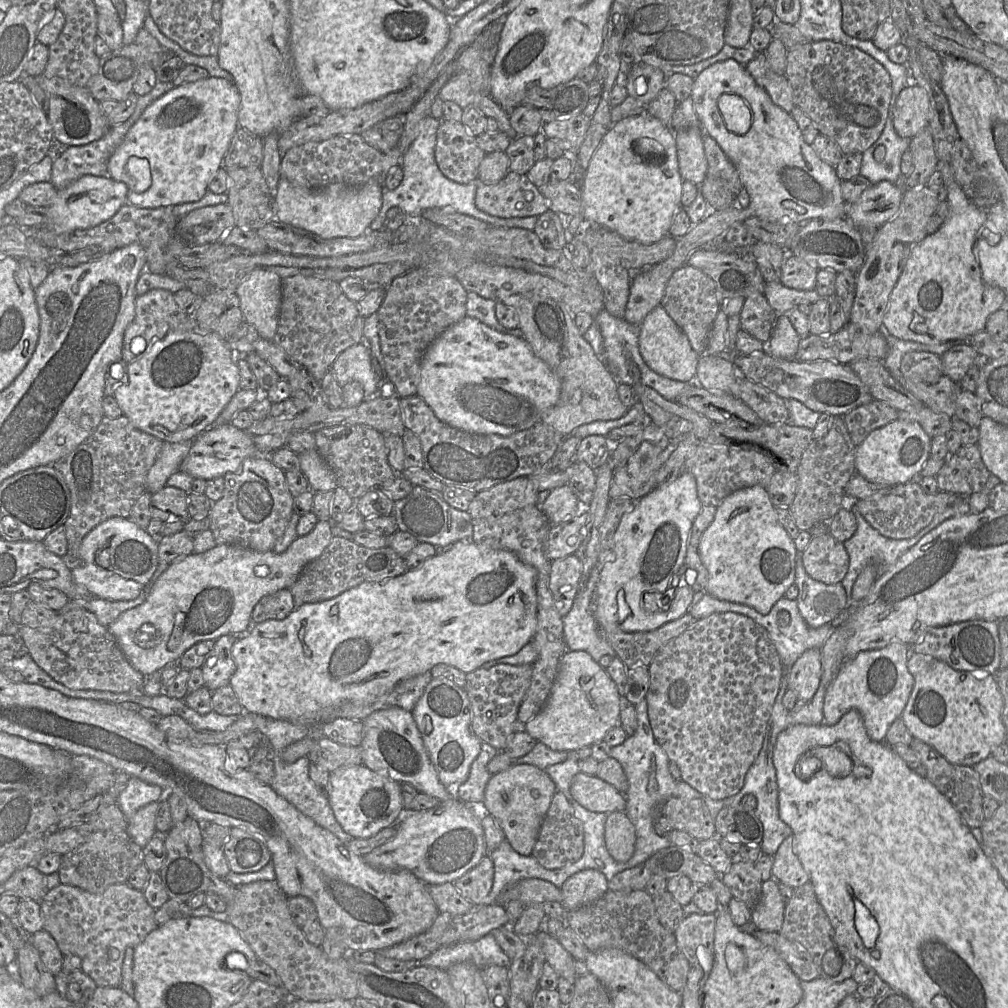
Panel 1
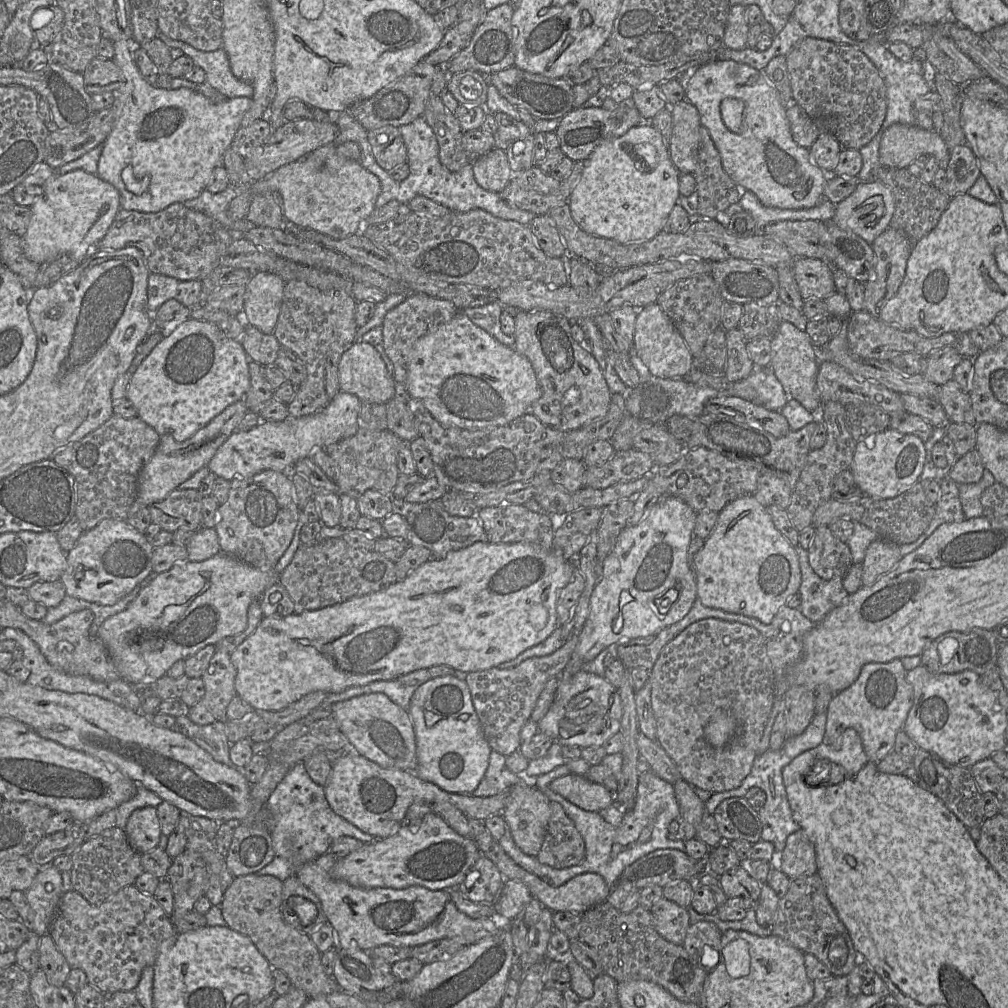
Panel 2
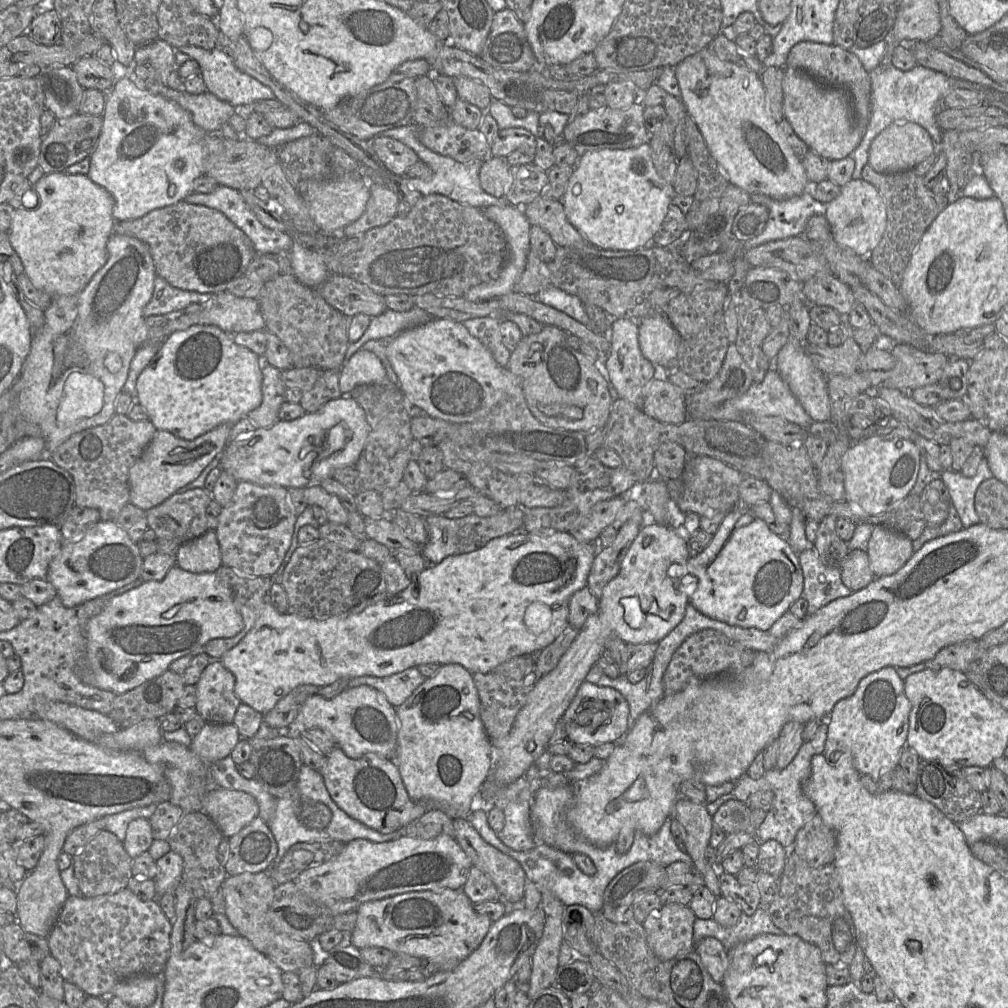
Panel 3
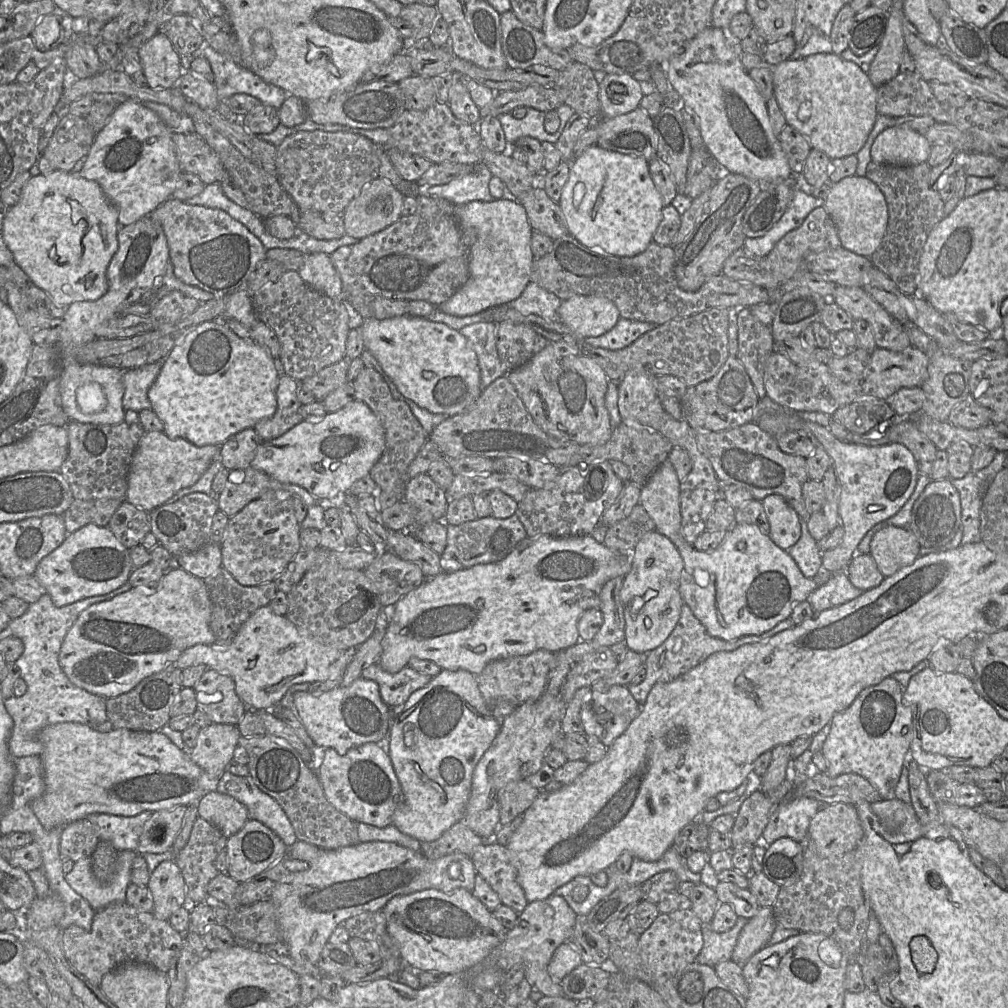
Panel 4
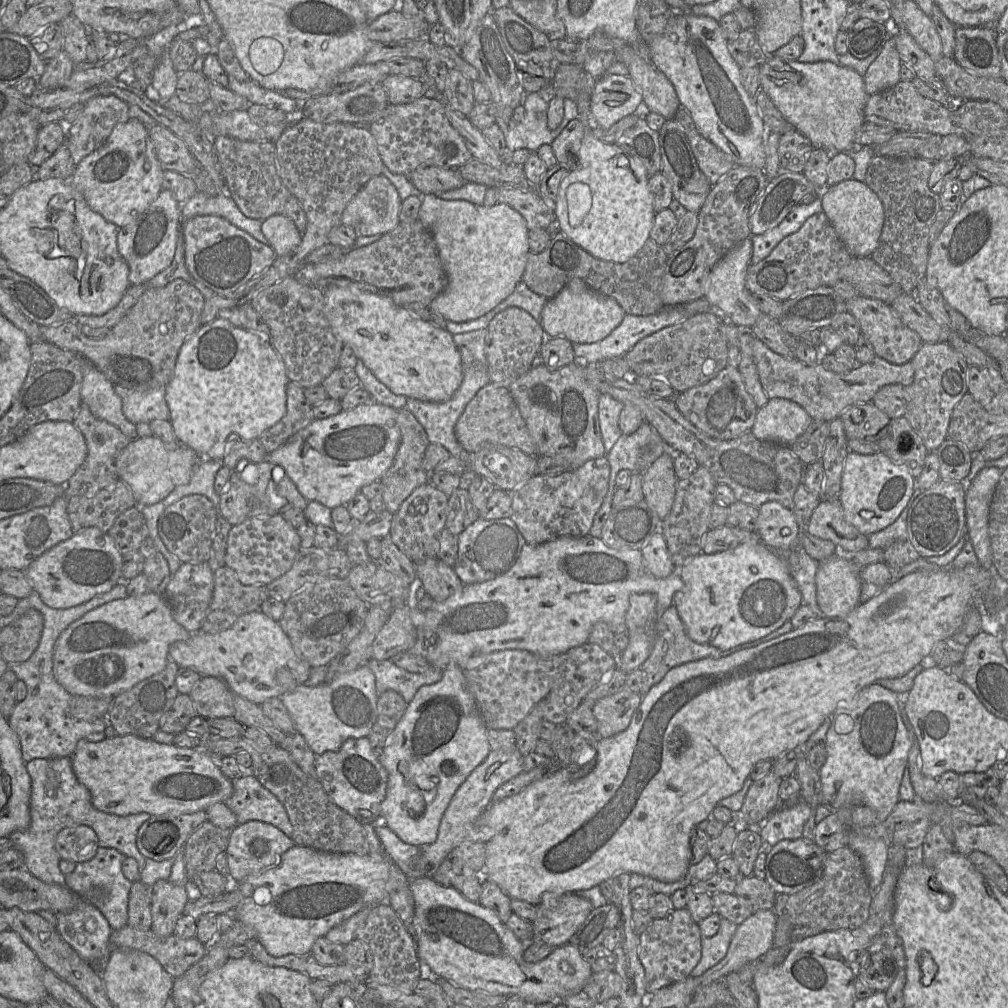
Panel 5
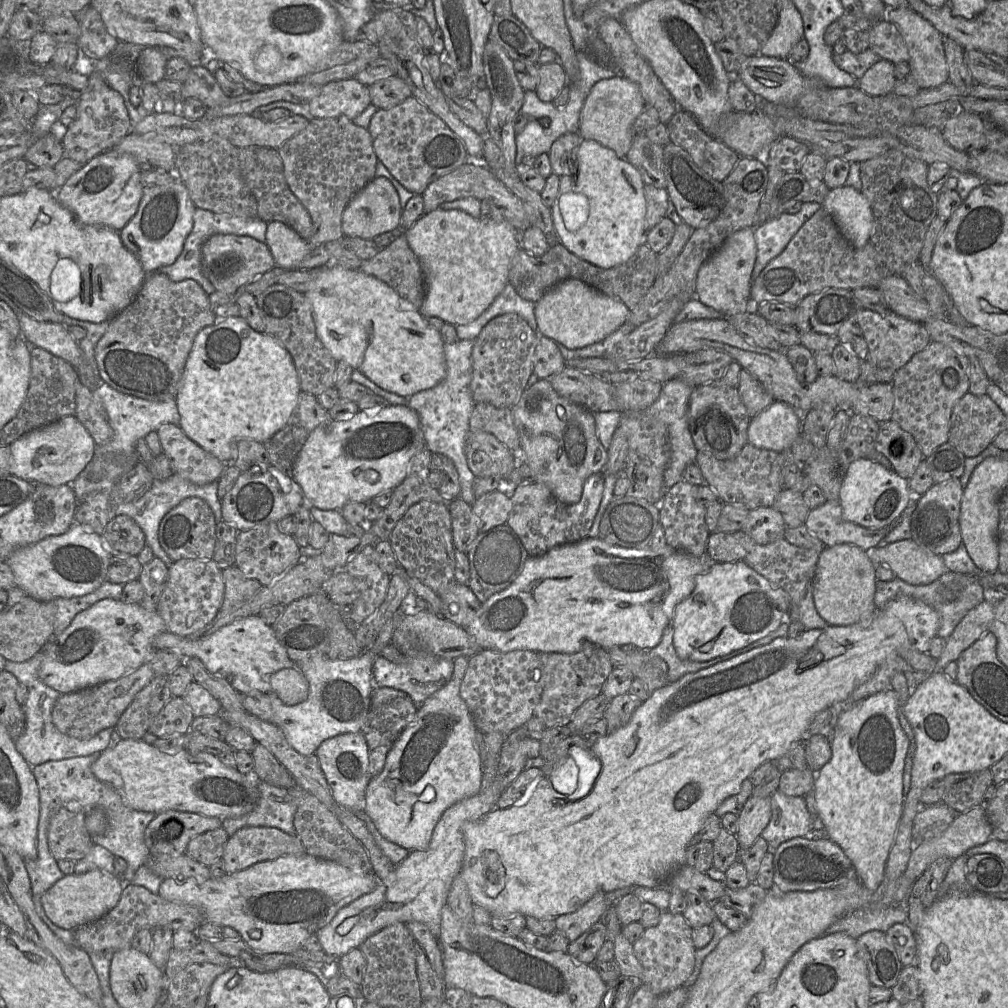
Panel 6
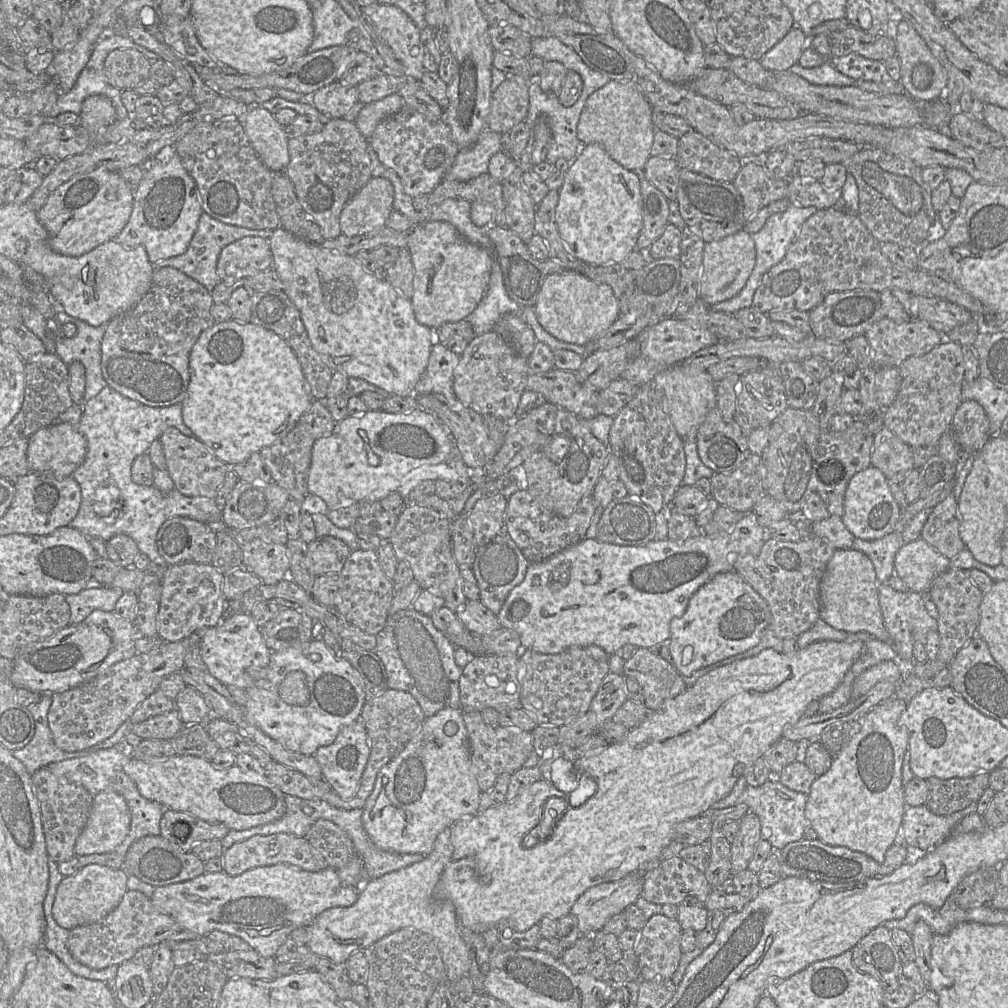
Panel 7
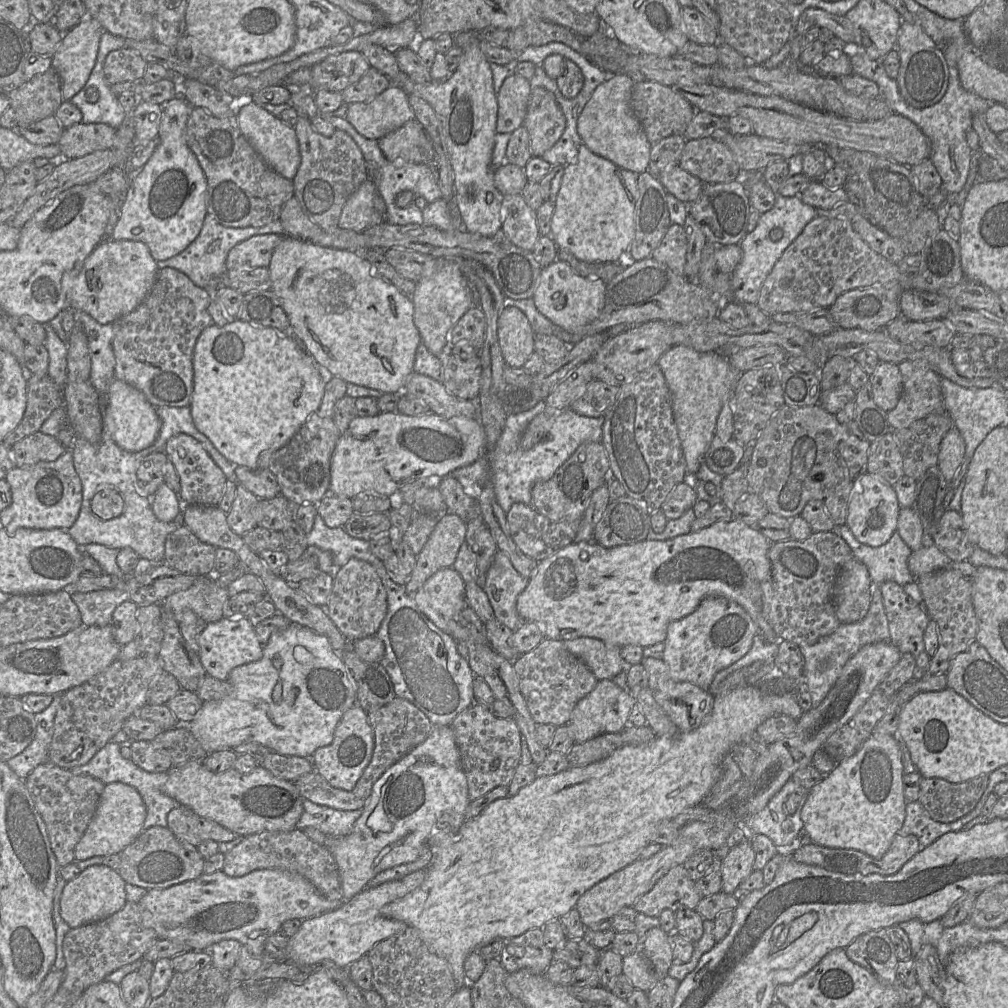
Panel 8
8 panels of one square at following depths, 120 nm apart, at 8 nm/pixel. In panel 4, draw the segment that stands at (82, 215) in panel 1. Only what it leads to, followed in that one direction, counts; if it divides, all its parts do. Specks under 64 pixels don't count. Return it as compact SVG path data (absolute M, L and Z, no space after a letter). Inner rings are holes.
M64 171L31 177L17 204L8 208L1 231L14 262L60 308L67 308L75 302L95 301L107 292L106 272L118 250L117 233L118 209L101 186L93 180Z

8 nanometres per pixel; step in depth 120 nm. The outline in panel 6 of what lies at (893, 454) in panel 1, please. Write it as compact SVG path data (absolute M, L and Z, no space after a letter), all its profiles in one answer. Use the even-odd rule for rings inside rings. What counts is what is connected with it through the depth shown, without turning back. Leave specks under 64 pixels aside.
M774 401L751 419L748 443L757 448L782 452L801 433L801 422L802 414L784 402ZM860 458L853 461L847 470L841 485L839 502L843 520L865 528L878 529L900 518L912 497L914 495L908 480L868 458Z

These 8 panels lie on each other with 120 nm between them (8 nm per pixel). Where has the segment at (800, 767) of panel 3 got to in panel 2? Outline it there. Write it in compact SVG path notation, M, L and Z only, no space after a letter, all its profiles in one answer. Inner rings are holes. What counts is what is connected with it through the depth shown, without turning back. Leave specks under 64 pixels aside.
M815 714L805 731L795 737L787 738L783 746L779 750L768 749L762 754L756 756L753 766L749 774L742 781L738 788L713 793L710 798L705 802L706 811L709 814L714 814L716 807L724 800L733 797L744 797L751 787L758 787L766 794L766 801L764 806L759 810L759 818L762 825L761 840L771 842L776 854L779 855L785 848L787 837L801 827L794 819L792 809L790 807L786 789L783 783L783 768L789 764L795 757L801 753L816 748L824 739L826 730L827 714Z

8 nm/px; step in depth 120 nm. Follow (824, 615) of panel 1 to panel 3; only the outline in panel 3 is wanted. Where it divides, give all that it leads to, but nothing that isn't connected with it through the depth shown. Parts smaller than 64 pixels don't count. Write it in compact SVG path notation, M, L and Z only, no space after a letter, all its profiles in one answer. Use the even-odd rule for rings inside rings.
M814 548L798 554L798 559L804 576L802 597L808 603L807 615L812 615L830 602L853 593L842 582L840 567L825 565Z

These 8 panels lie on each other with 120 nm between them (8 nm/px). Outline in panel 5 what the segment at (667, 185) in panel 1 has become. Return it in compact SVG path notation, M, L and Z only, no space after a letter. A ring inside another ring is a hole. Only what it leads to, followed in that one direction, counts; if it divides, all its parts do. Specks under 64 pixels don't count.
M587 91L579 93L576 101L578 117L585 125L585 133L578 152L578 165L561 181L557 199L553 205L556 231L561 231L575 244L600 260L625 263L634 257L650 238L655 211L653 195L648 187L649 176L645 167L616 144L604 143L597 139L589 126L590 100Z

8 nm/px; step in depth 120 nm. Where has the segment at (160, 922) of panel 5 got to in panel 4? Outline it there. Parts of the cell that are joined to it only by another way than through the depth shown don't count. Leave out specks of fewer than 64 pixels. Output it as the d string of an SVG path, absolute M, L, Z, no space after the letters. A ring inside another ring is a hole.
M174 860L161 862L151 873L147 886L154 903L152 913L160 920L169 921L170 916L187 903L185 880L181 870Z

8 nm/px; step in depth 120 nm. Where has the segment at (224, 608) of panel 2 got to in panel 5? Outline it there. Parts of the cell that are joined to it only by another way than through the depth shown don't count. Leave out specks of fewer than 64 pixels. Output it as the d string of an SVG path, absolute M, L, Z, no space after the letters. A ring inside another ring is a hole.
M147 592L137 597L115 599L87 612L61 633L53 651L53 674L72 696L116 697L164 670L171 645L188 639L191 634L174 620L172 609L163 594Z

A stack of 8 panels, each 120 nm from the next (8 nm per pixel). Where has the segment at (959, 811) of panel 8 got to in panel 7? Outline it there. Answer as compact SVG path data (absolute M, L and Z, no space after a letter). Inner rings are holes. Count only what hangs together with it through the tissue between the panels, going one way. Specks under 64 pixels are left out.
M981 772L969 778L927 780L929 795L928 809L939 816L946 816L977 803L990 783L990 772Z

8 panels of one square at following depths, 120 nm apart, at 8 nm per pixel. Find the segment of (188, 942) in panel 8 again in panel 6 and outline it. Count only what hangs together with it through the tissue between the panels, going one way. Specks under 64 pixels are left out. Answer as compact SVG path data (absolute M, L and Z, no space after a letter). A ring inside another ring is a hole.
M306 853L259 862L245 870L221 878L211 877L205 882L198 882L194 878L164 879L158 895L169 902L200 908L205 921L234 928L251 948L260 953L292 954L304 947L309 936L329 924L342 907L371 892L377 884L378 879L374 873L357 874L337 862Z

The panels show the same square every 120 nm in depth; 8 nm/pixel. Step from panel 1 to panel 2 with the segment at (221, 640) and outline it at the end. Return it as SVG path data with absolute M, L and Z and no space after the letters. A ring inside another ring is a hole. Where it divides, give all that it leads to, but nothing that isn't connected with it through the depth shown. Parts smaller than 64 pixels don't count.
M217 649L201 677L205 685L205 694L200 702L203 702L217 721L227 721L227 707L237 695L234 686L236 669L230 654Z

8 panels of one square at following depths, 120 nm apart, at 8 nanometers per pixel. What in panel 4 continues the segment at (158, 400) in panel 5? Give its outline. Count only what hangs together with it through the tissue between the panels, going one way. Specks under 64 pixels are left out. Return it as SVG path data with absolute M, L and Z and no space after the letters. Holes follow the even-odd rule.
M157 361L138 368L124 370L122 405L125 411L140 412L144 409L151 409L148 390L156 380L162 365L163 361Z

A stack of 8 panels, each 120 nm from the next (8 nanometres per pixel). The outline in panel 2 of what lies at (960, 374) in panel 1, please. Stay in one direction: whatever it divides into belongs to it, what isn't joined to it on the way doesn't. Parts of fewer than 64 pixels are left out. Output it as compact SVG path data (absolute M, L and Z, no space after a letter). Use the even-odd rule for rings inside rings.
M944 347L926 356L926 368L922 374L928 381L942 385L953 379L954 369L962 359L956 349Z

